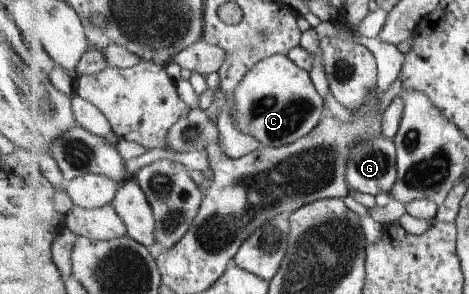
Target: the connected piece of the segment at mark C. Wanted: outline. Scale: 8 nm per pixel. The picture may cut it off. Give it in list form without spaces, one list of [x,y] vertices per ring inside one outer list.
[[[270,54],[260,64],[255,64],[253,70],[249,70],[241,84],[235,90],[235,110],[231,110],[231,118],[236,125],[237,130],[253,136],[255,140],[265,147],[285,147],[301,138],[308,136],[320,124],[327,115],[325,102],[321,94],[317,92],[315,84],[311,82],[309,72],[299,68],[288,55]]]

